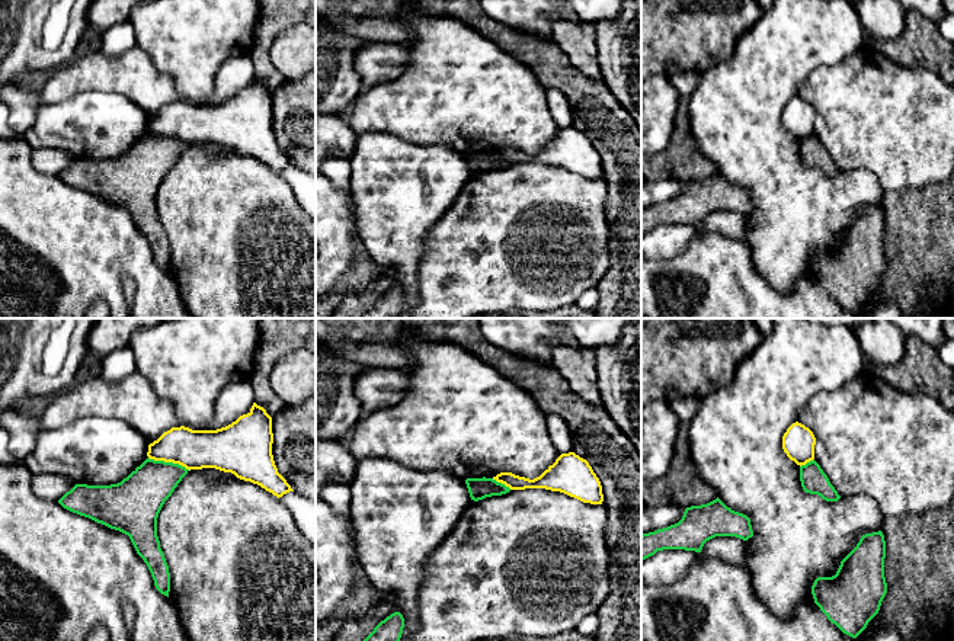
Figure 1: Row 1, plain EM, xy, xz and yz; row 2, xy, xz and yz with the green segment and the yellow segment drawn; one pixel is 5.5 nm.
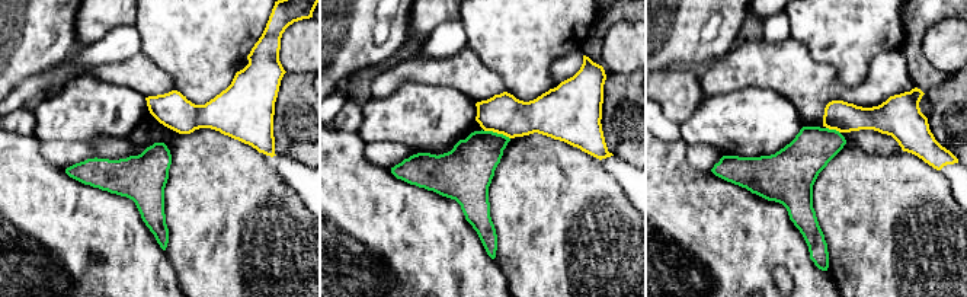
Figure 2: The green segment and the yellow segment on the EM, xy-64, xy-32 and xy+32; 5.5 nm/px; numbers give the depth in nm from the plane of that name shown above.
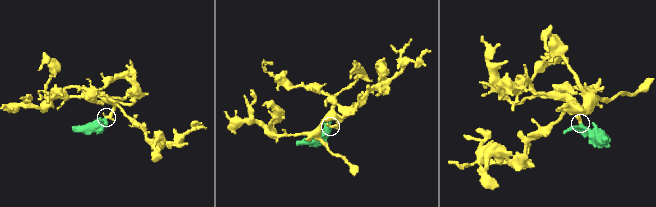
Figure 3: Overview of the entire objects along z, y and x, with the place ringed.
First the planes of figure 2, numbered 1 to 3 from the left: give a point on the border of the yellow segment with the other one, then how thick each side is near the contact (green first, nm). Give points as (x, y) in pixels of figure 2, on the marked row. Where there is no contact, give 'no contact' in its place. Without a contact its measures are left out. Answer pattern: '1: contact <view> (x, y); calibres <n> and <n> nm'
1: no contact
2: contact xy-32 (496, 133); calibres 280 and 220 nm
3: contact xy+32 (833, 130); calibres 240 and 170 nm

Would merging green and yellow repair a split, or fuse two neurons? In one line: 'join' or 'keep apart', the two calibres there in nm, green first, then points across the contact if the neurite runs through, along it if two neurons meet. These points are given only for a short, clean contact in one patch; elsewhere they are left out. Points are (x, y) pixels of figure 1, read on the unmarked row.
keep apart; 260 nm thick on the green side, 220 nm on the other; border along xy (149, 131), (157, 135), (178, 137), (189, 144)

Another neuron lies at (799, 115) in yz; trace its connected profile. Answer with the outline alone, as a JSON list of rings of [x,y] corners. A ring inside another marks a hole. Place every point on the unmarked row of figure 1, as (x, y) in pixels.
[[[793,97],[782,110],[782,124],[797,140],[806,140],[814,134],[816,112],[804,99]]]

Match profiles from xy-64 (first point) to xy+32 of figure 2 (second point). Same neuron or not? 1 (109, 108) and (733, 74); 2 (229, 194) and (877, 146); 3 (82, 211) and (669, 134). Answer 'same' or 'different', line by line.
1: different
2: different
3: different

